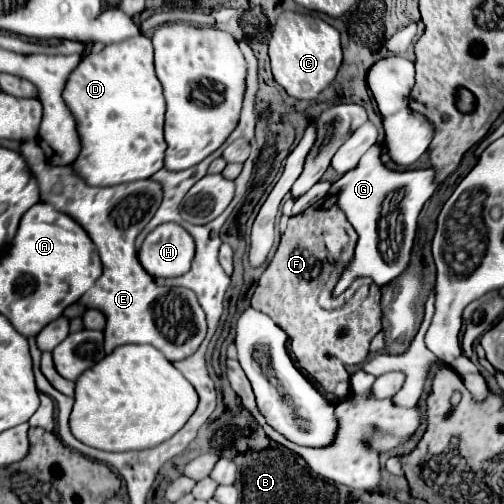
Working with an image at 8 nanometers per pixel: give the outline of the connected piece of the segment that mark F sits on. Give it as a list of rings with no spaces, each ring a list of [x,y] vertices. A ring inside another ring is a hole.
[[[332,196],[320,198],[318,202],[320,204],[312,204],[302,214],[288,220],[274,260],[258,280],[256,292],[252,296],[252,308],[268,314],[288,334],[298,366],[324,392],[342,400],[348,396],[350,388],[346,386],[346,366],[362,364],[368,356],[370,340],[380,332],[380,288],[370,282],[366,290],[360,288],[338,310],[322,310],[318,306],[318,296],[314,294],[320,294],[324,280],[332,270],[332,264],[326,256],[322,224],[328,222],[326,216],[332,214],[330,210],[338,210],[334,208]]]

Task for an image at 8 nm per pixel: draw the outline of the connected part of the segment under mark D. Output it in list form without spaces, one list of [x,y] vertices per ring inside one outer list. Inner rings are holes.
[[[138,34],[128,40],[108,44],[96,54],[84,54],[80,64],[68,76],[62,96],[76,120],[76,130],[80,134],[80,152],[72,162],[76,170],[74,174],[86,180],[90,186],[114,186],[132,180],[146,180],[164,166],[166,142],[162,132],[166,104],[162,84],[154,72],[154,54],[150,38]]]

